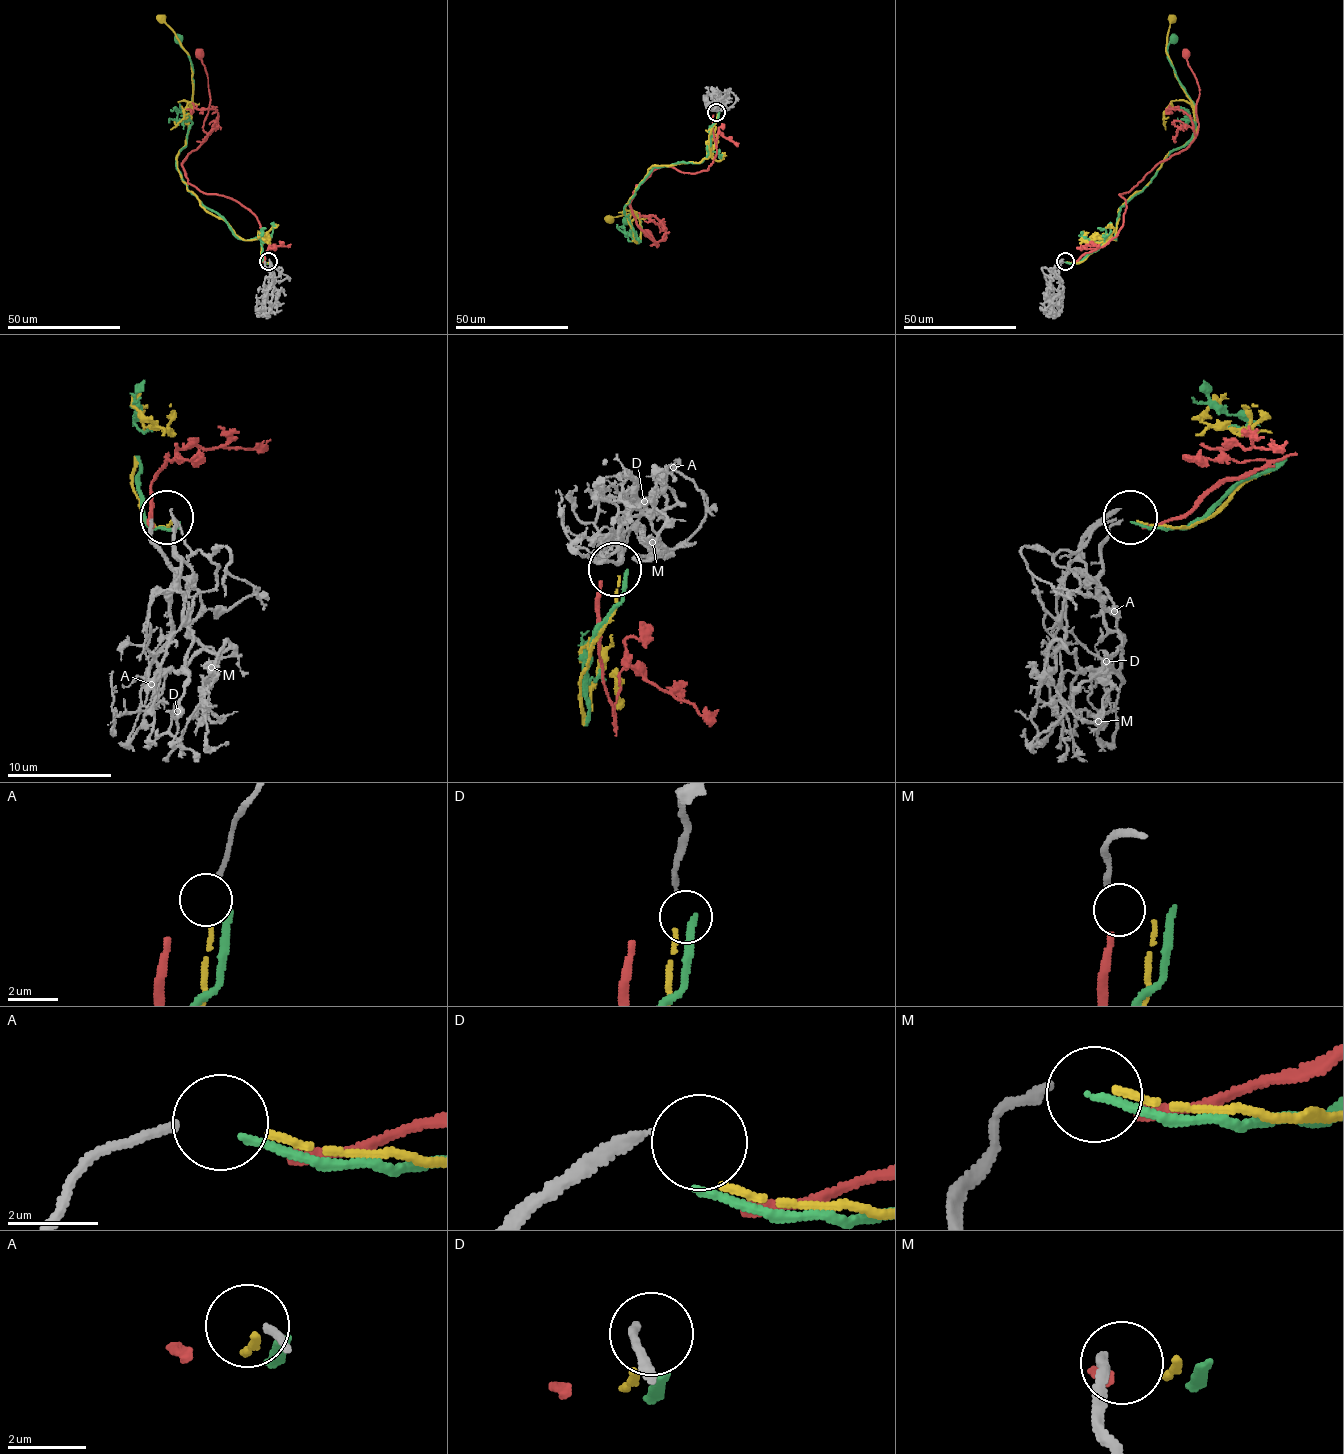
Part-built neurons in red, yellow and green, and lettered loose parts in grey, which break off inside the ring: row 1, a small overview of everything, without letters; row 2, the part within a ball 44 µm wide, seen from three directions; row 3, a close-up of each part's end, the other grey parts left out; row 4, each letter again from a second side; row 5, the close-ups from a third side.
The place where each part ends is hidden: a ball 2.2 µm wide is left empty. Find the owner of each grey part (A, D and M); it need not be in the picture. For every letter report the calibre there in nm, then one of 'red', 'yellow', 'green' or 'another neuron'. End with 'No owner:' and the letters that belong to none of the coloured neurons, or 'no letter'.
A: calibre 200 nm; yellow
D: calibre 200 nm; another neuron
M: calibre 240 nm; red
No owner: D

